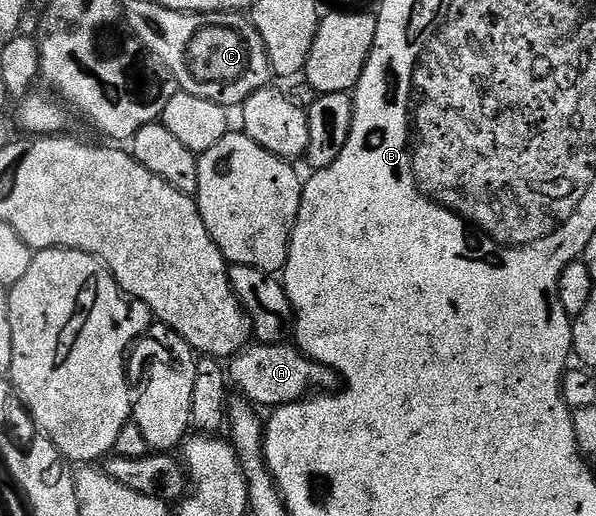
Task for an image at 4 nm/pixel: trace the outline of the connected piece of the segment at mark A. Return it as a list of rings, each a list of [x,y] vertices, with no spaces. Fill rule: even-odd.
[[[290,343],[280,345],[251,344],[233,358],[228,365],[228,381],[243,393],[247,402],[258,405],[290,405],[303,400],[315,391],[330,391],[339,384],[340,378],[333,369],[310,360],[301,349]]]

